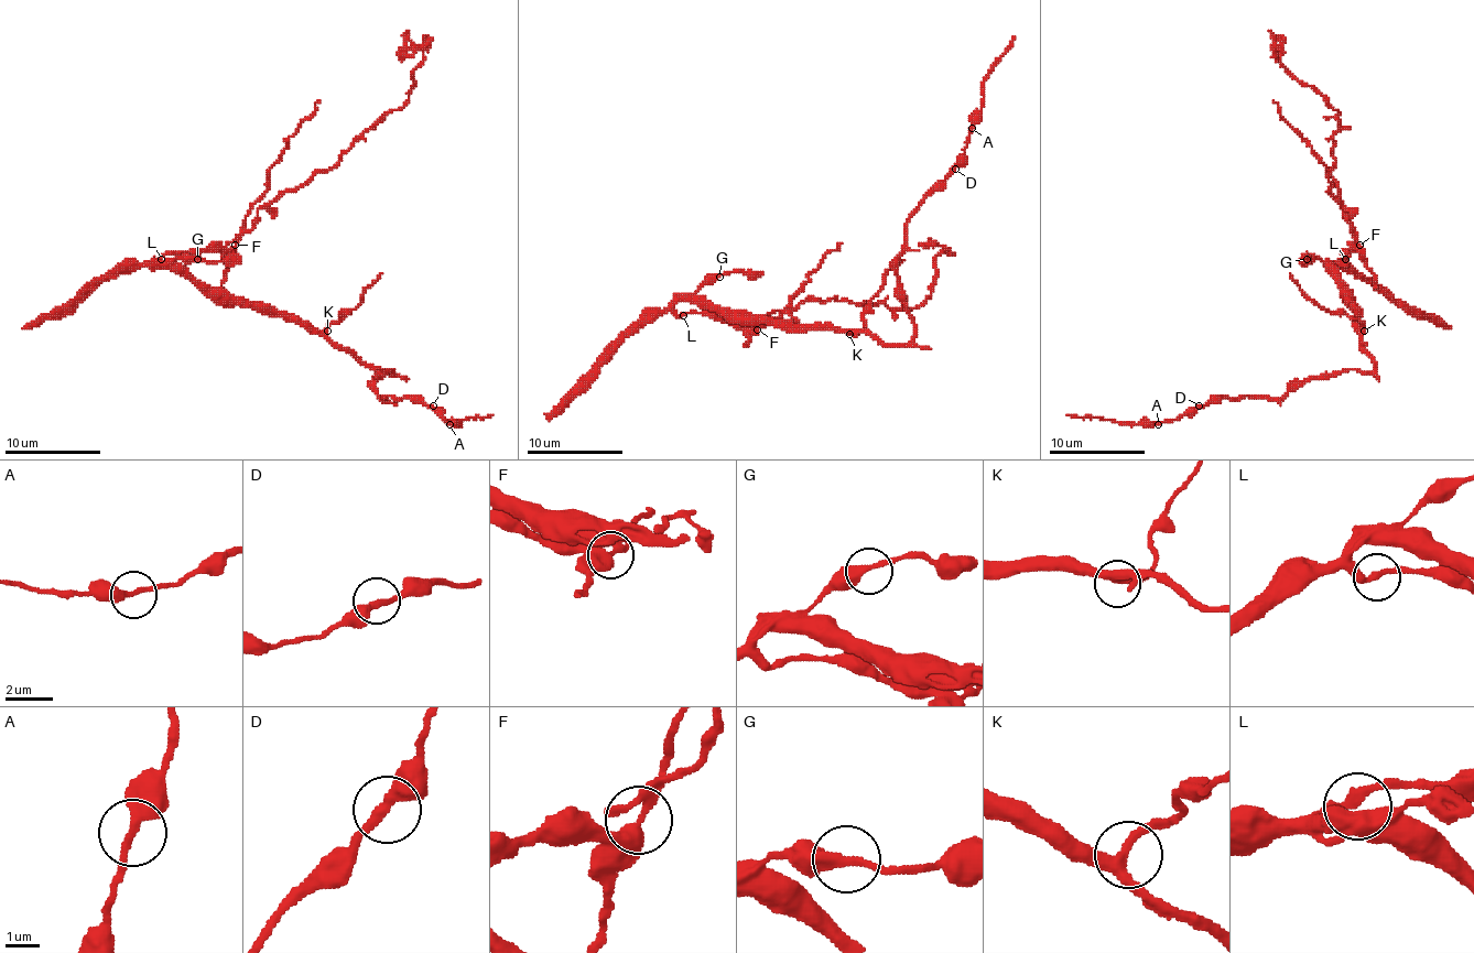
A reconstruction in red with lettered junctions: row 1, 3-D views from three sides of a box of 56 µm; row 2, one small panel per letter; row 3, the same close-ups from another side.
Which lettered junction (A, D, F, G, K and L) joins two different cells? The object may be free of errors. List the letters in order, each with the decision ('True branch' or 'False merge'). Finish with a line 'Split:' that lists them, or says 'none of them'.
A: True branch
D: True branch
F: False merge
G: True branch
K: True branch
L: True branch
Split: F

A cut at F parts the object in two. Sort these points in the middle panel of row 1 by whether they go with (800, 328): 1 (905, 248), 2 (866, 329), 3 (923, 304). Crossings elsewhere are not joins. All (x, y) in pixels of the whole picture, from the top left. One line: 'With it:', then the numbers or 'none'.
With it: 1, 2

